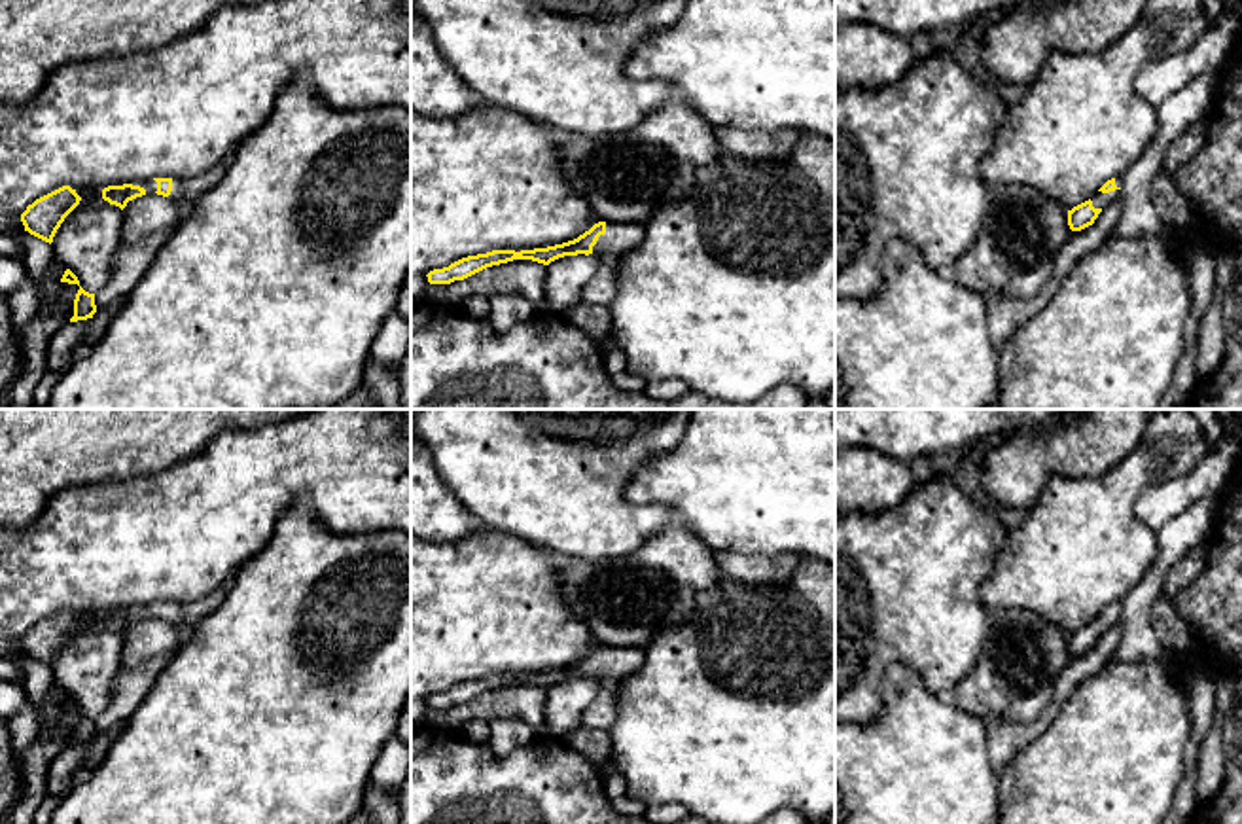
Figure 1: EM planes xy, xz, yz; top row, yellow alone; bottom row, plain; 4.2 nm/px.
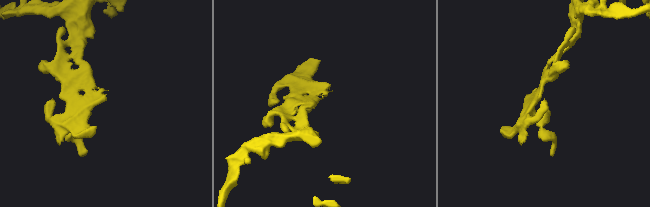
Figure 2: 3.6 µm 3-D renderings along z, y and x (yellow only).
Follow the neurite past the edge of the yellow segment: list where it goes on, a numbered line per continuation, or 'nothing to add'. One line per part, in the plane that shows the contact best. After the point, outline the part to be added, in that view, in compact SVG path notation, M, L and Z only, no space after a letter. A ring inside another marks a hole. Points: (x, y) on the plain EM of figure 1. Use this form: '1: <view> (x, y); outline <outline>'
1: xz (618, 663); outline M606 646L606 657L598 661L593 671L593 678L600 684L619 684L627 676L640 671L644 663L644 648L610 648Z

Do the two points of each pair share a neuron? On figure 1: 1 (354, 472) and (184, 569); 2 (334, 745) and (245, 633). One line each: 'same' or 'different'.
1: same
2: same

